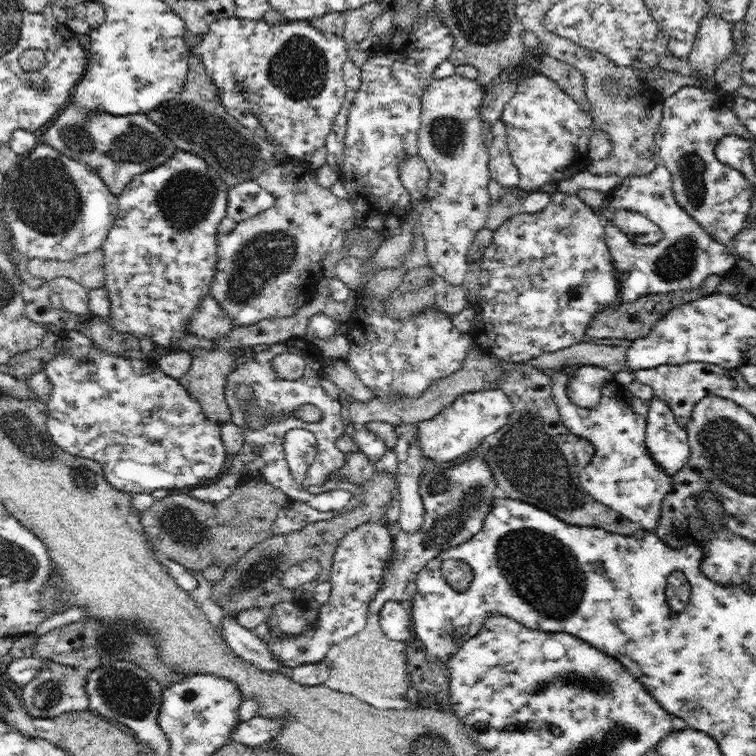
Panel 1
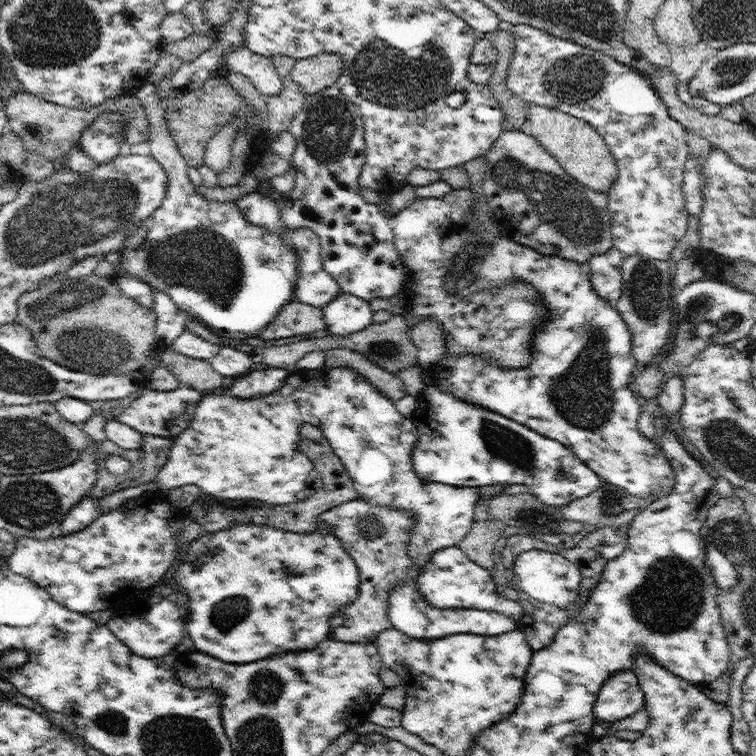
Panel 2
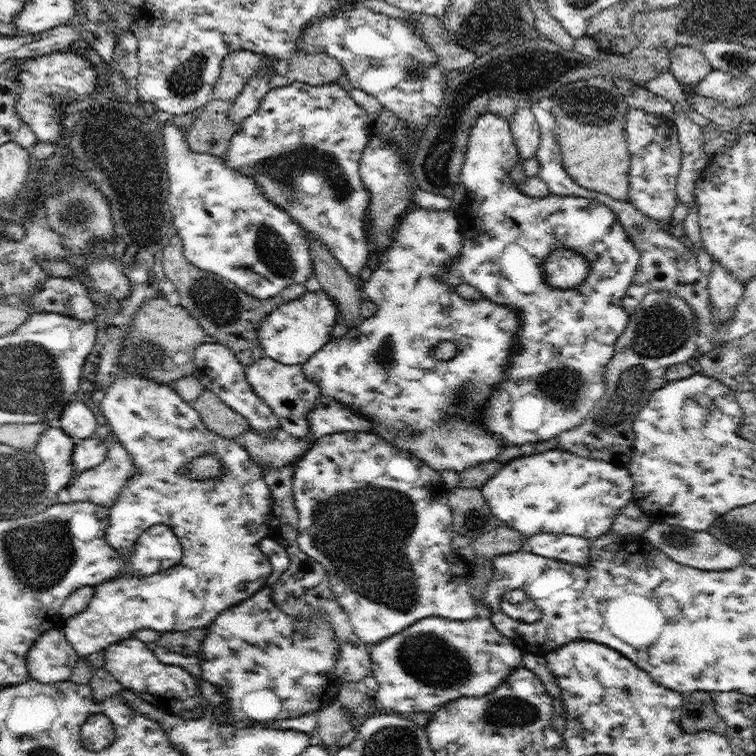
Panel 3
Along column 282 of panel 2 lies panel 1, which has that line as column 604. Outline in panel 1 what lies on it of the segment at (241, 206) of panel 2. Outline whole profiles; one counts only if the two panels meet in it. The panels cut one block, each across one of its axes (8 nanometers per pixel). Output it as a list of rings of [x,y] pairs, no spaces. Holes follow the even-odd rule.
[[[661,161],[650,174],[630,175],[618,181],[609,193],[608,204],[614,209],[639,212],[664,231],[664,236],[657,243],[643,245],[632,242],[627,234],[612,225],[612,221],[603,222],[605,241],[620,281],[617,303],[634,302],[647,294],[697,289],[711,274],[729,274],[730,270],[736,269],[737,259],[733,252],[725,244],[714,240],[678,204],[670,171],[664,162]]]

